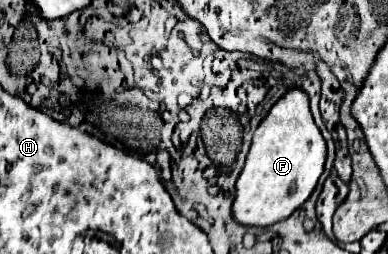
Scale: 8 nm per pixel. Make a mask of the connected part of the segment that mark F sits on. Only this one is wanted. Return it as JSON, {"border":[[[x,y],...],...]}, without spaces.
{"border":[[[289,88],[253,132],[251,150],[237,178],[233,216],[245,226],[271,226],[293,214],[313,192],[323,172],[327,146],[313,122],[309,96],[303,88]]]}

